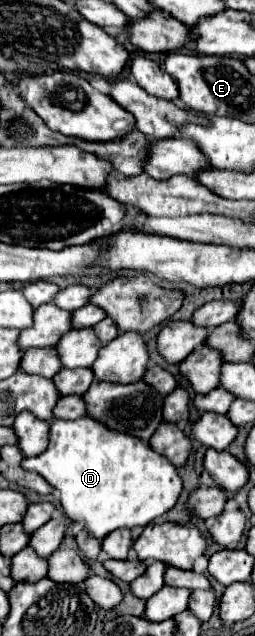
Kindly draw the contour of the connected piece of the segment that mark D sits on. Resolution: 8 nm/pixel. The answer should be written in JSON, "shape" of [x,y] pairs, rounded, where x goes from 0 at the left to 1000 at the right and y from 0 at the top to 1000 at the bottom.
{"shape":[[[357,654],[310,660],[200,664],[192,704],[129,720],[90,723],[90,736],[161,745],[231,777],[271,818],[333,821],[373,846],[412,846],[459,830],[576,827],[671,802],[718,770],[702,739],[624,717],[576,695],[420,673]]]}

